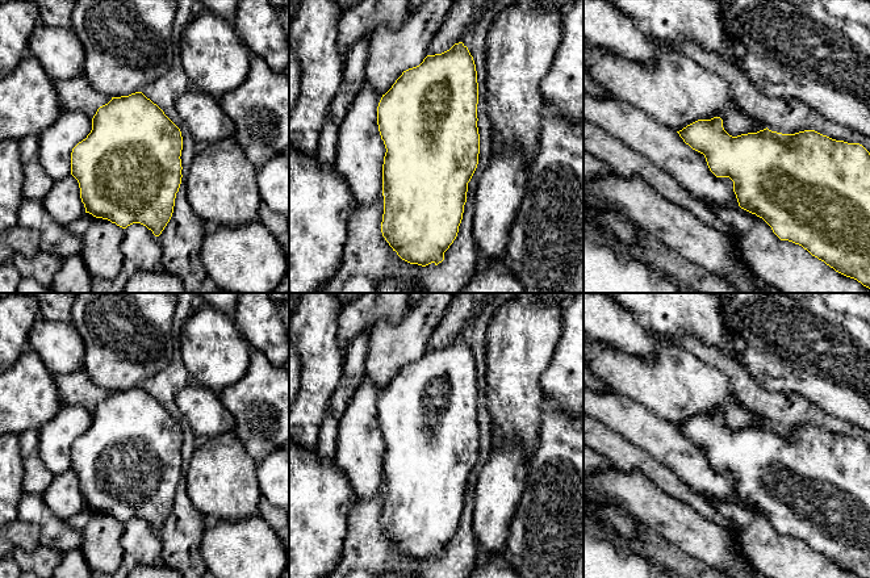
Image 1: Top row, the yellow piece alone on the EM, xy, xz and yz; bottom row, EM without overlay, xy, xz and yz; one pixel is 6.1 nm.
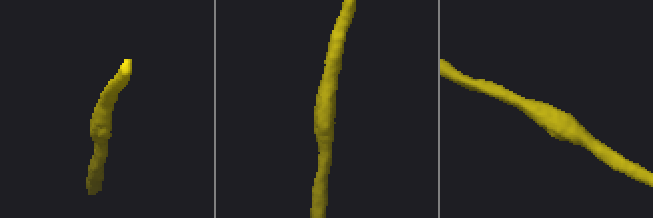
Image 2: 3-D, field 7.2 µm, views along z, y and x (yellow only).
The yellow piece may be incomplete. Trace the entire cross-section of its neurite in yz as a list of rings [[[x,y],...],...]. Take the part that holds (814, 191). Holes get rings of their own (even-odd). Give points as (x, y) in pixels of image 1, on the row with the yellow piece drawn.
[[[698,120],[677,131],[686,144],[704,155],[716,177],[729,177],[739,206],[762,218],[781,240],[802,246],[836,272],[870,289],[870,152],[859,143],[848,143],[815,130],[782,134],[767,127],[757,133],[729,135],[723,120]]]

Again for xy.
[[[142,92],[112,97],[92,118],[92,130],[71,152],[71,175],[78,180],[85,213],[126,229],[141,223],[159,236],[170,222],[181,184],[183,137],[180,129]]]

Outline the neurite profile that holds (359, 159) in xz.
[[[364,83],[339,129],[334,168],[348,185],[355,206],[371,205],[382,194],[386,148],[377,125],[381,97]]]

